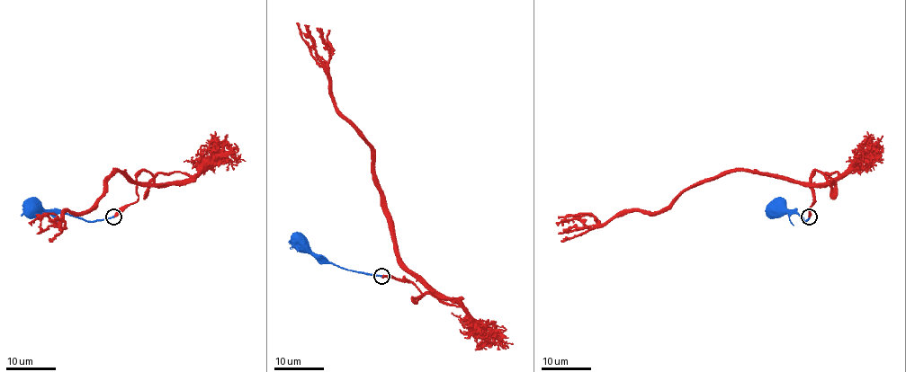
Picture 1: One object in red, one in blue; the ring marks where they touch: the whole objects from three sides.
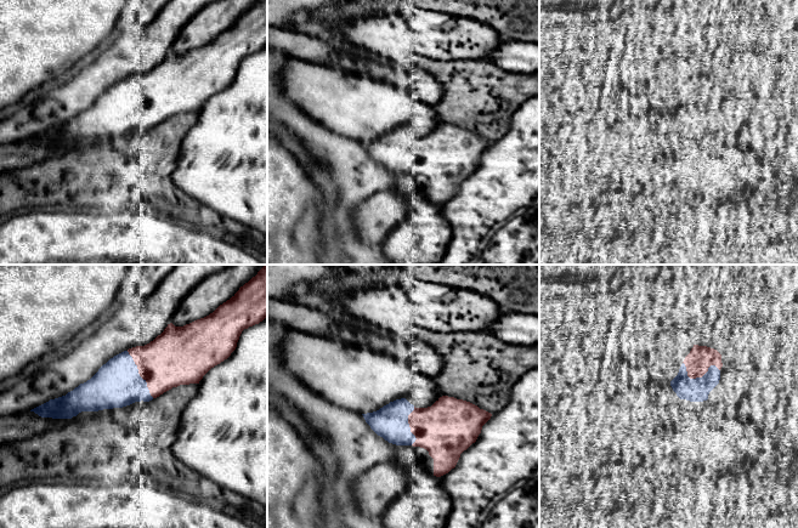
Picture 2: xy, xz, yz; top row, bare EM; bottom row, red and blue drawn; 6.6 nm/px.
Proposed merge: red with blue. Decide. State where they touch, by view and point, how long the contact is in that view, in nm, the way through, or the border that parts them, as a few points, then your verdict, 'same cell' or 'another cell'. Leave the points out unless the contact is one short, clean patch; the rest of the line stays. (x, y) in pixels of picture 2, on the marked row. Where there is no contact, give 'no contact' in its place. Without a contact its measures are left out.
xy (139, 373) | 360 nm | another cell

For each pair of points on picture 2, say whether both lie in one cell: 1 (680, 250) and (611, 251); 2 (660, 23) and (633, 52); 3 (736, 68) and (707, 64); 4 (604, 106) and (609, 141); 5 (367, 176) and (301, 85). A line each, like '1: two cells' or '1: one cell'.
1: one cell
2: one cell
3: two cells
4: two cells
5: two cells

